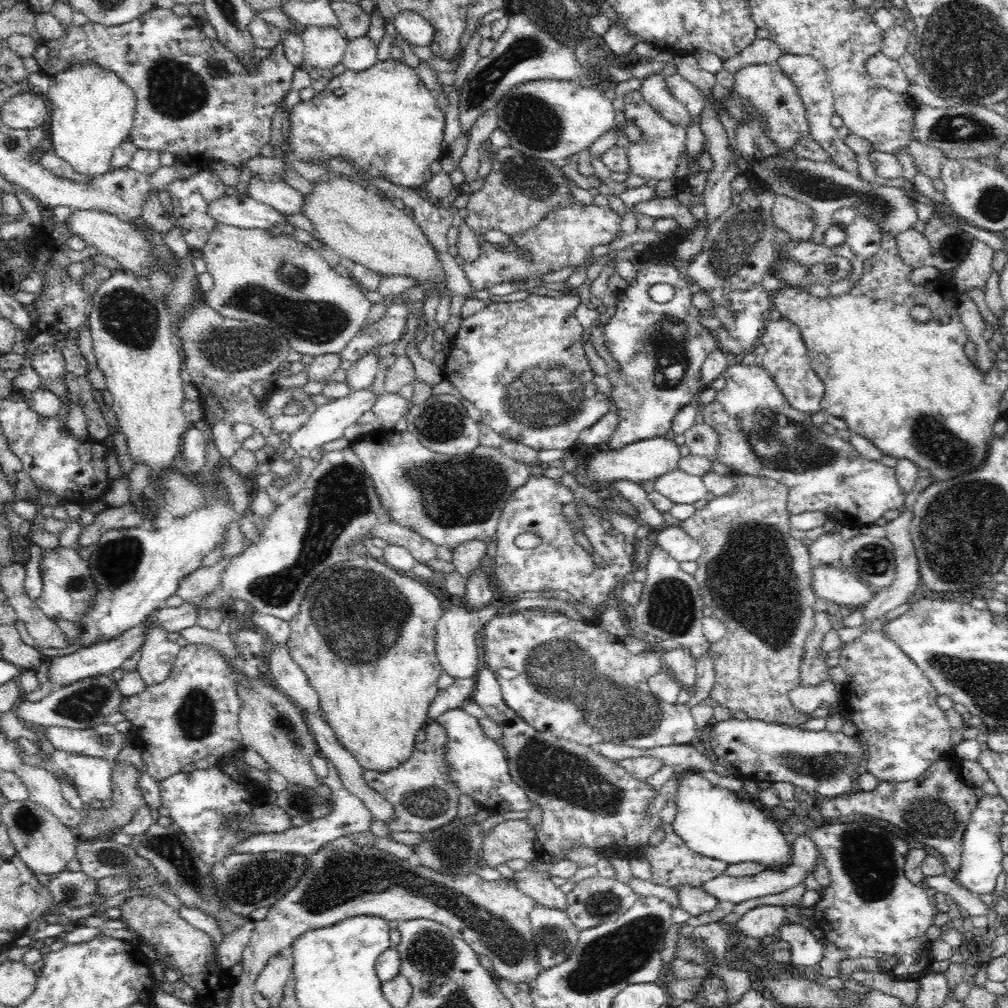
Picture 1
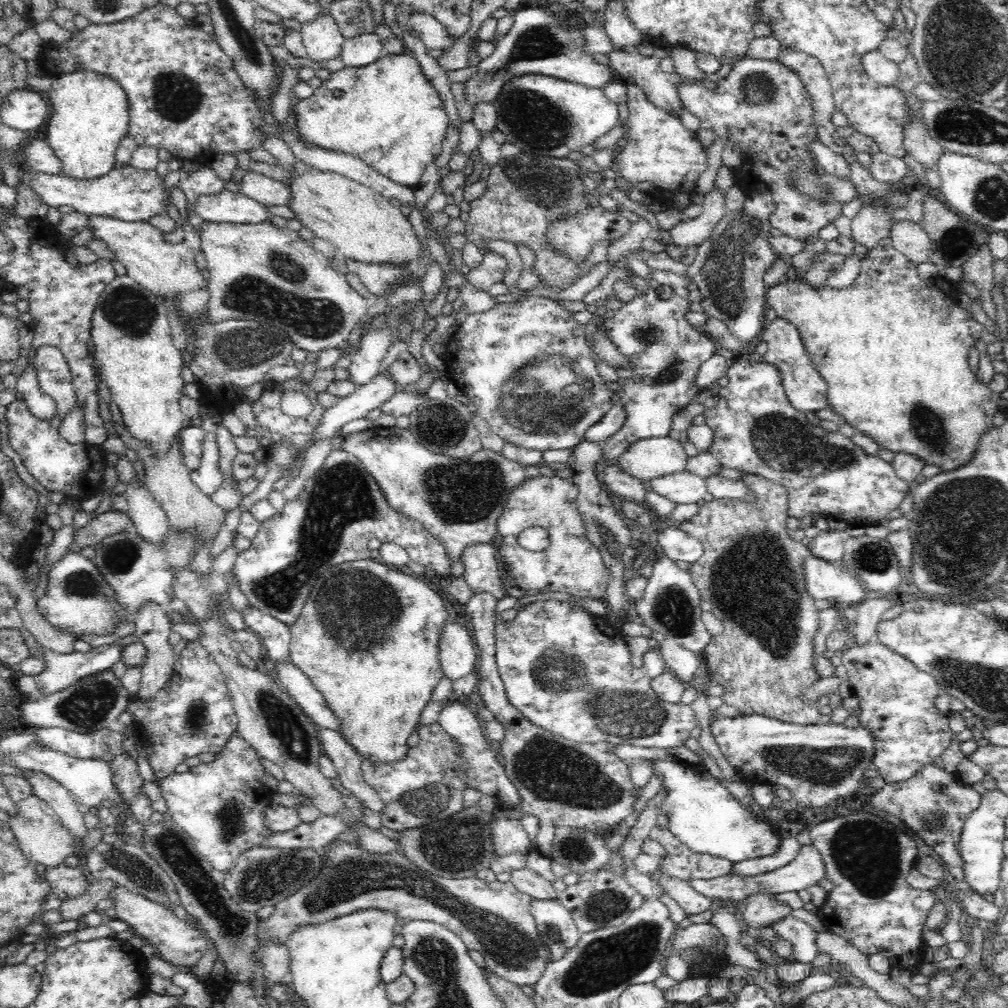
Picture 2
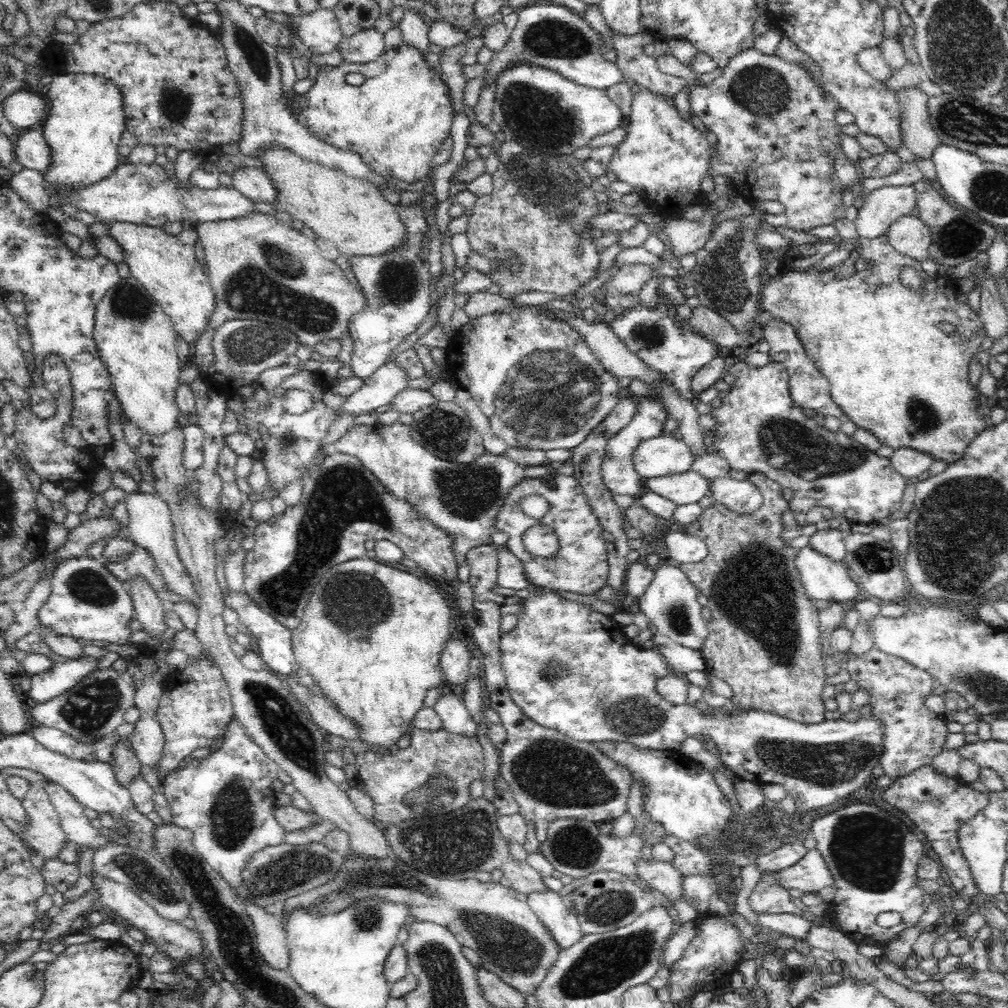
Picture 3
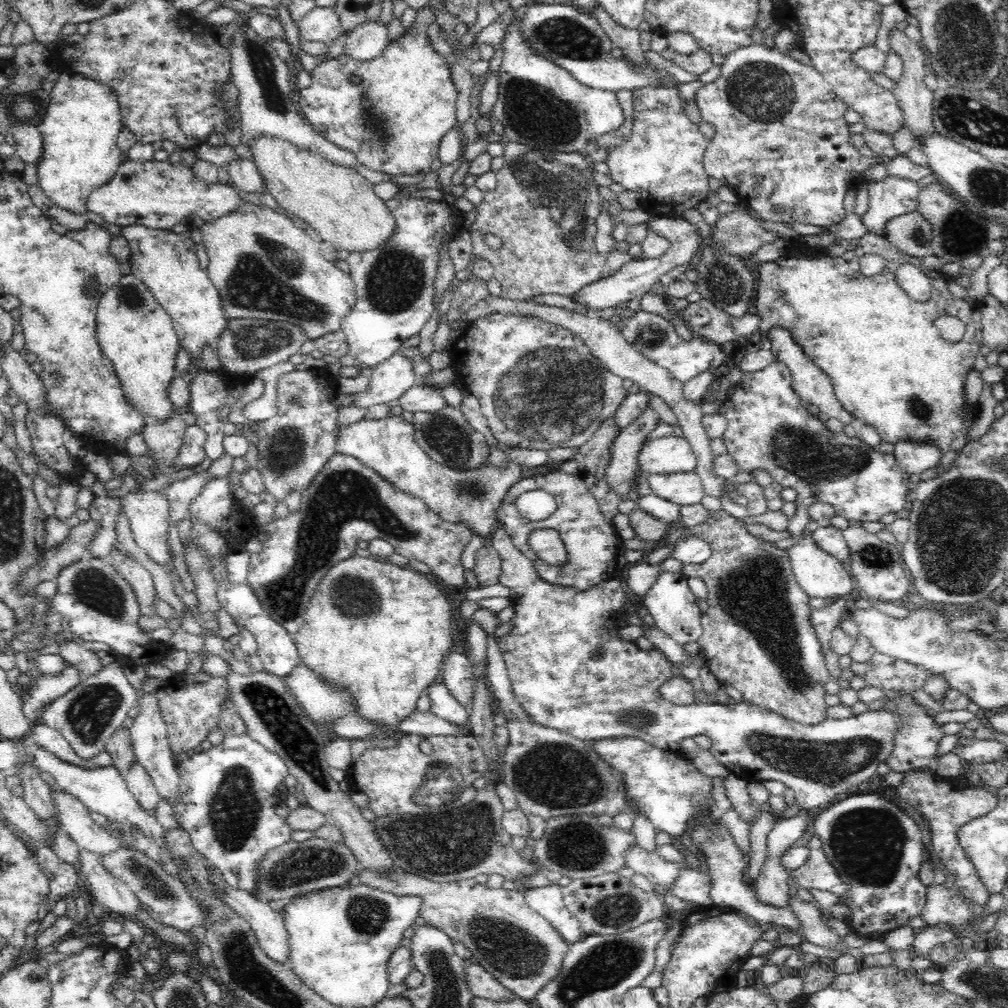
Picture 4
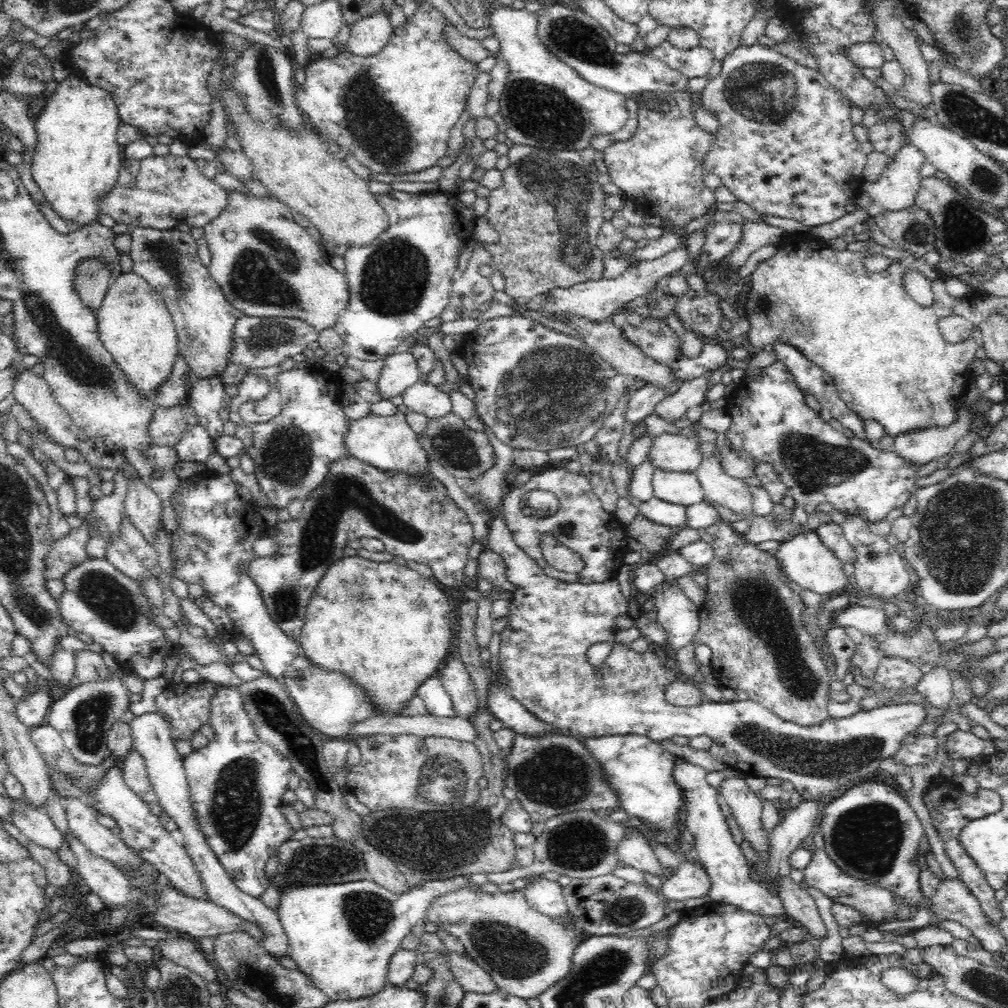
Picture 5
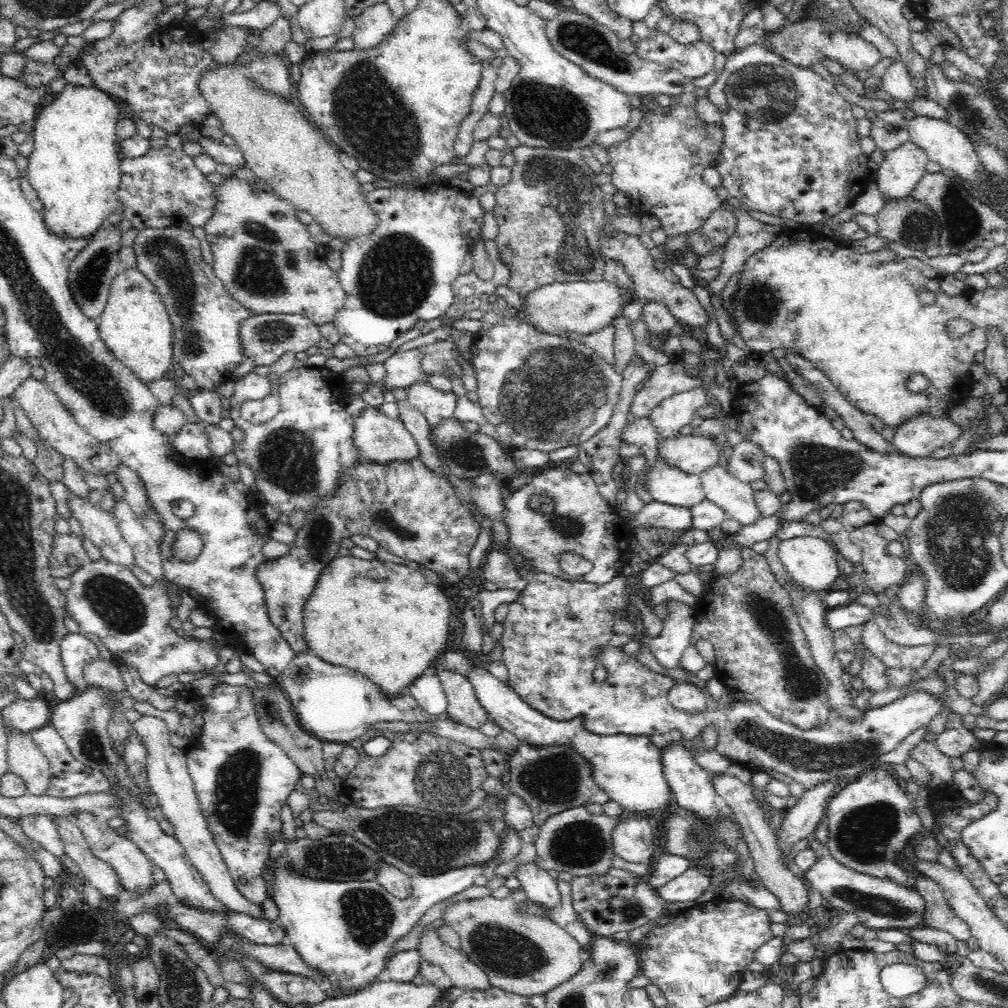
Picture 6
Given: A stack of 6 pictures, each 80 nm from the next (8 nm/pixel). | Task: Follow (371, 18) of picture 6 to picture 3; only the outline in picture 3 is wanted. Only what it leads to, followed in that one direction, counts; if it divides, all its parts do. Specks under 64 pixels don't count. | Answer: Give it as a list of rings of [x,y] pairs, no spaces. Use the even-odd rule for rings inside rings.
[[[376,28],[343,37],[338,47],[344,61],[356,64],[372,62],[388,49],[384,43],[384,34]]]

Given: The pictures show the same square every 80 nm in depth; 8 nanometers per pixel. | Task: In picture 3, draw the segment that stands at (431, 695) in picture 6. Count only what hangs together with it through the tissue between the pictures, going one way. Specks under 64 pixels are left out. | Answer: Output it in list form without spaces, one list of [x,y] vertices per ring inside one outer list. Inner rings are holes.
[[[458,691],[442,693],[434,704],[434,711],[442,720],[443,729],[451,734],[477,740],[477,725],[470,716],[465,702],[458,697]]]

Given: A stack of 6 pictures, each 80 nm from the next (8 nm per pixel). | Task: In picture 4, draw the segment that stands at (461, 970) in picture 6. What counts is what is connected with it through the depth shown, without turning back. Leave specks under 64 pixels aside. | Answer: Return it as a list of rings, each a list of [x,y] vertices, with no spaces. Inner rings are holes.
[[[467,961],[465,966],[465,978],[468,982],[468,989],[472,995],[499,1001],[505,998],[516,998],[506,987],[500,985],[483,966]]]

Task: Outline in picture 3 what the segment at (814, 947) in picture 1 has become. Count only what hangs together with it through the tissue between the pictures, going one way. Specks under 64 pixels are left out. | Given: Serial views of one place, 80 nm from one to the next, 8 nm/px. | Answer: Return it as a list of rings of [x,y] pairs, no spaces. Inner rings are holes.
[[[759,914],[759,925],[771,928],[773,935],[786,935],[795,938],[800,951],[810,956],[810,946],[807,944],[807,934],[811,927],[808,915],[796,914]]]

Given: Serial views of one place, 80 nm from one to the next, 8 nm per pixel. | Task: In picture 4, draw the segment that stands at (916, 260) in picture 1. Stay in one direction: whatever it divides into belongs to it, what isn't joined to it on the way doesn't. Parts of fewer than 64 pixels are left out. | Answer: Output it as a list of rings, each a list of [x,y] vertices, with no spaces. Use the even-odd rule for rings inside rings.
[[[916,209],[888,219],[883,235],[898,250],[909,256],[922,259],[933,254],[932,224]]]

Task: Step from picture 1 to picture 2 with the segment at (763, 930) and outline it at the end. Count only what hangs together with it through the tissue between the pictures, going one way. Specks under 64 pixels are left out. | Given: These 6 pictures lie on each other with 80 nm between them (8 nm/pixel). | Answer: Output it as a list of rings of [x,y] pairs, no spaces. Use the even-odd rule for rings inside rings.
[[[752,893],[747,898],[746,909],[743,910],[743,922],[752,928],[766,928],[778,920],[790,915],[792,907],[788,904],[778,901],[777,894]]]

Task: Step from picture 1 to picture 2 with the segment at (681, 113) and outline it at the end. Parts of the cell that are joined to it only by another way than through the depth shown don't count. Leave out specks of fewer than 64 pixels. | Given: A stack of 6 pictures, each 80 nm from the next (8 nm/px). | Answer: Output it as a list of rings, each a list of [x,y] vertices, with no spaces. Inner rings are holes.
[[[644,36],[638,45],[631,47],[620,47],[619,49],[614,49],[614,51],[609,54],[609,66],[616,72],[617,76],[622,76],[621,78],[628,79],[628,82],[633,82],[637,84],[646,93],[648,100],[652,101],[653,105],[658,108],[664,109],[664,111],[670,112],[672,115],[680,114],[681,108],[683,106],[680,95],[678,95],[678,89],[676,86],[680,82],[686,82],[692,84],[692,79],[684,79],[680,77],[678,73],[669,73],[663,71],[661,68],[661,59],[652,56],[644,56],[640,54],[639,45],[648,46],[651,44],[650,38]]]

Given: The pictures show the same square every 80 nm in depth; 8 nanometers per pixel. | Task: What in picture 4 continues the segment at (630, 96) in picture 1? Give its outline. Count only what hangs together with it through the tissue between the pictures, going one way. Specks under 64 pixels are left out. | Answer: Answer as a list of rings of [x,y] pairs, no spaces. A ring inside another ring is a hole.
[[[642,86],[633,90],[633,133],[621,143],[607,148],[605,163],[613,182],[624,186],[628,192],[640,194],[639,207],[652,215],[666,215],[680,220],[686,210],[697,208],[708,198],[709,174],[703,167],[704,153],[711,139],[704,136],[698,126],[684,113],[684,100],[677,87]]]

